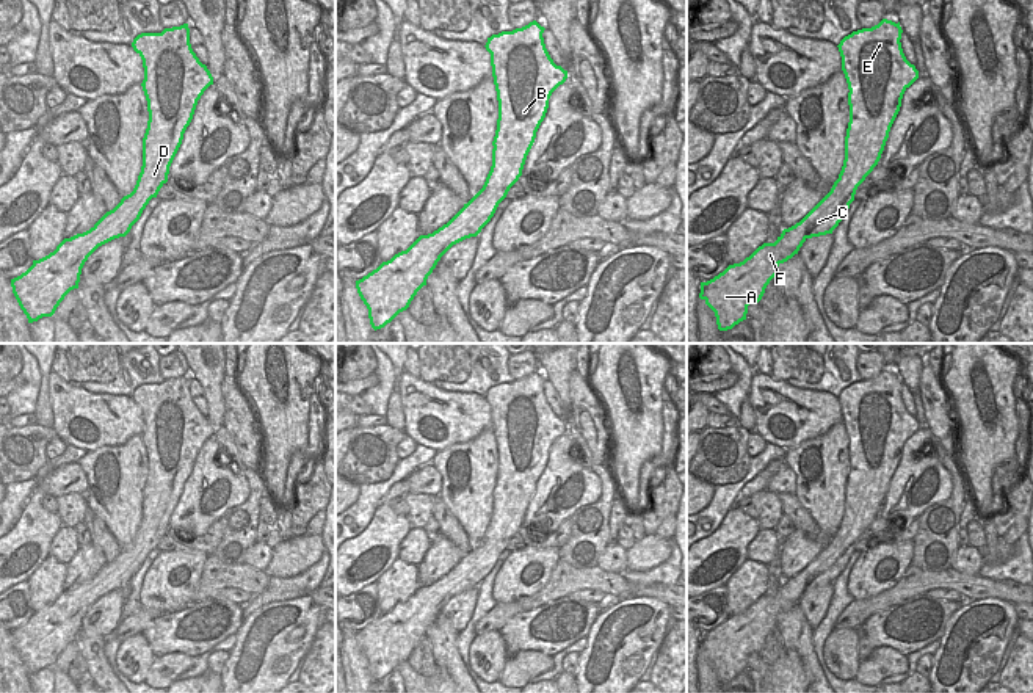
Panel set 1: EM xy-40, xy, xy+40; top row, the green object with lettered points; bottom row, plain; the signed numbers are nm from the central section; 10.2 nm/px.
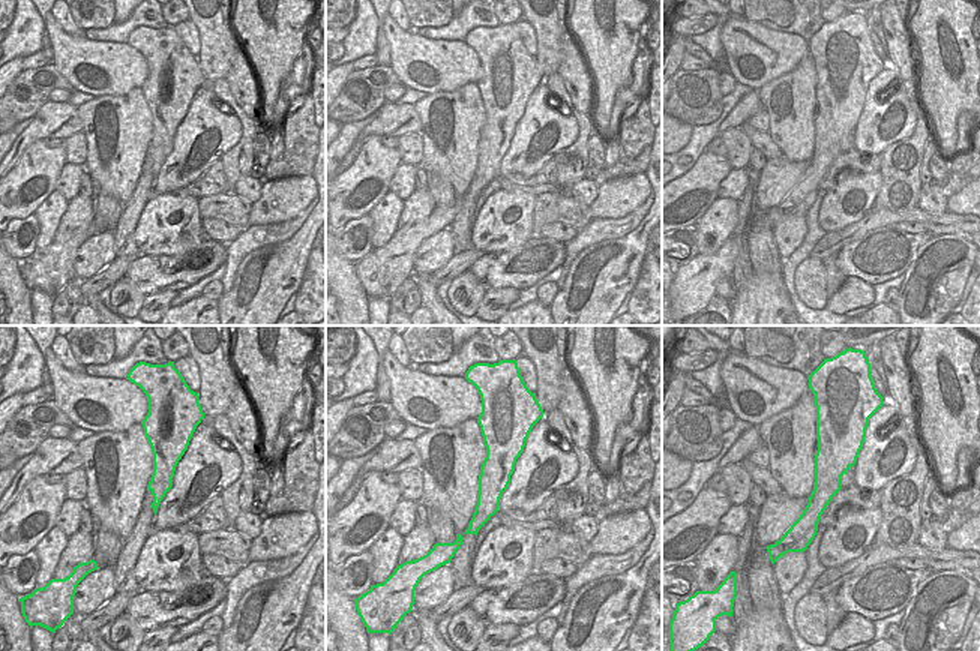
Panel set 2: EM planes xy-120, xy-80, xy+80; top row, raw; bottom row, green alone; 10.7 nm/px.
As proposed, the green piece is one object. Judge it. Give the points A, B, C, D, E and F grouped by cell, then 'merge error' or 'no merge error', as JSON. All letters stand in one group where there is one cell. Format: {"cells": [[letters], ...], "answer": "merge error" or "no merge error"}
{"cells": [["A", "B", "C", "D", "E", "F"]], "answer": "no merge error"}

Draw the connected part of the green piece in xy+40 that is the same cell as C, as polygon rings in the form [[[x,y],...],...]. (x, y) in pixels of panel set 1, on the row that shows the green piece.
[[[883,19],[872,28],[853,31],[837,45],[850,89],[850,122],[845,136],[845,160],[839,179],[831,191],[799,223],[784,229],[774,243],[763,243],[743,262],[729,265],[713,279],[701,282],[699,298],[715,312],[719,331],[732,329],[746,320],[748,306],[762,299],[767,285],[777,274],[777,267],[798,254],[807,238],[832,234],[854,201],[857,187],[878,165],[890,127],[900,111],[903,94],[919,78],[919,71],[903,53],[901,33],[900,22]]]

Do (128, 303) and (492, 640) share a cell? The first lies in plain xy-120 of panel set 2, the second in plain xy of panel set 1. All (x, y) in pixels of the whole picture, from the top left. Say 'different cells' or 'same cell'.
same cell

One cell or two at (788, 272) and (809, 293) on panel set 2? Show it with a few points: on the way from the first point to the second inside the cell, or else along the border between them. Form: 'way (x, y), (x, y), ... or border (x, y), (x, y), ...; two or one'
border (809, 255), (794, 275), (794, 291), (808, 308); two

